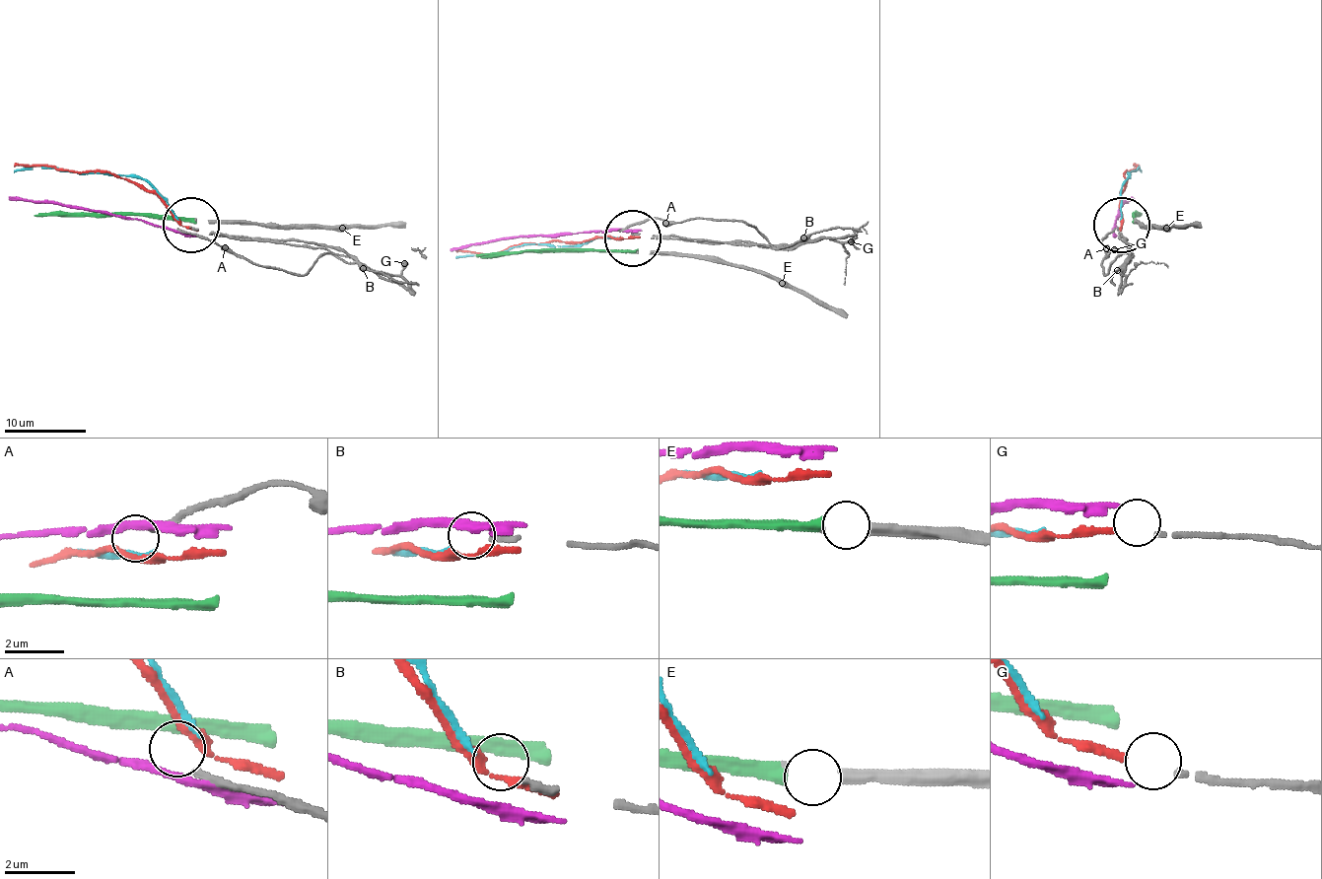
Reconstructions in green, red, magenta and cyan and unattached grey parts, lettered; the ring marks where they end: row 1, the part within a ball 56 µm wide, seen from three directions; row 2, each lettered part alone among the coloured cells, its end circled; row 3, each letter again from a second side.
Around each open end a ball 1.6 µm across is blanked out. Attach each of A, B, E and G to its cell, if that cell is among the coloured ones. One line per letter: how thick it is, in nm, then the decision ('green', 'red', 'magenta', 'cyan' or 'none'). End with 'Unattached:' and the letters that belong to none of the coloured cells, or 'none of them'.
A: 220 nm thick; none
B: 190 nm thick; cyan
E: 240 nm thick; green
G: 150 nm thick; red
Unattached: A

